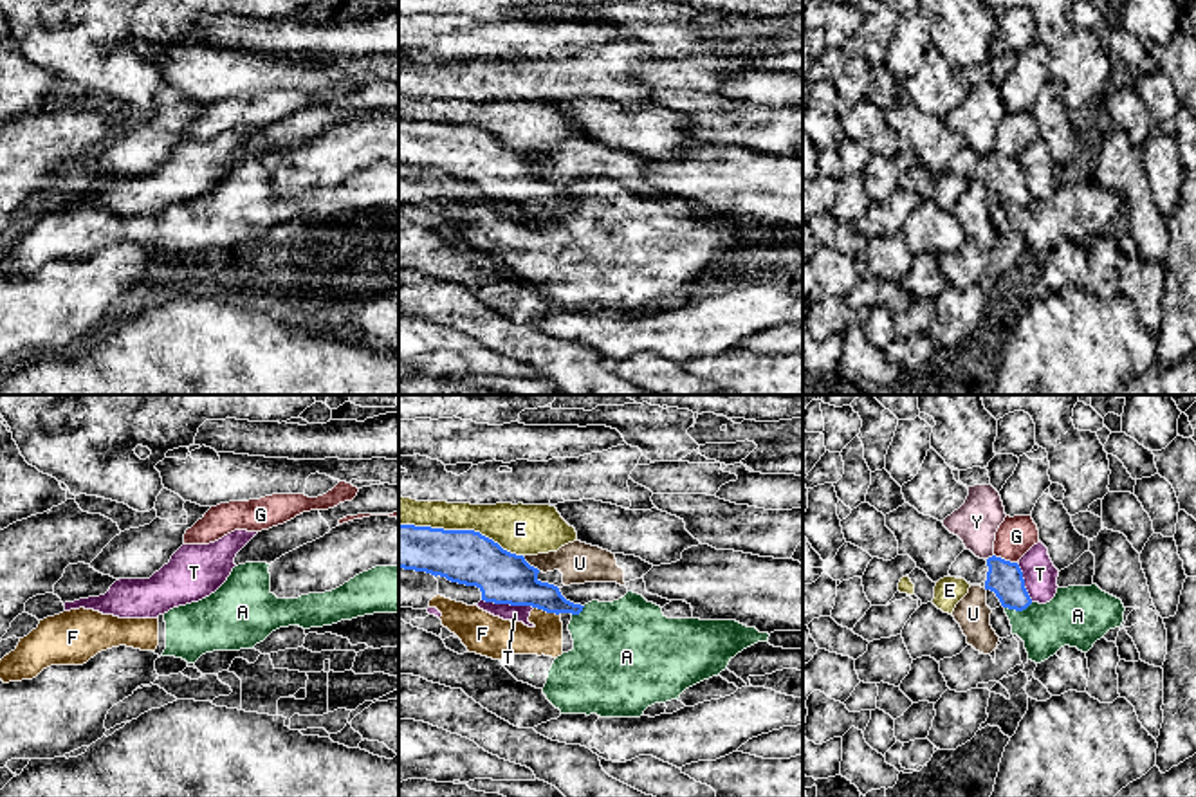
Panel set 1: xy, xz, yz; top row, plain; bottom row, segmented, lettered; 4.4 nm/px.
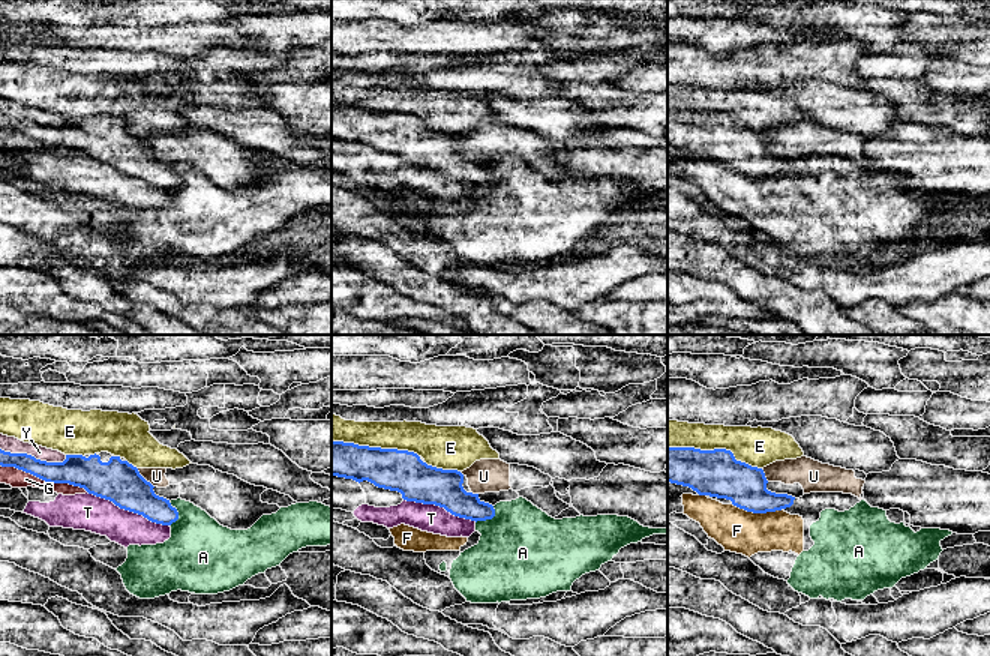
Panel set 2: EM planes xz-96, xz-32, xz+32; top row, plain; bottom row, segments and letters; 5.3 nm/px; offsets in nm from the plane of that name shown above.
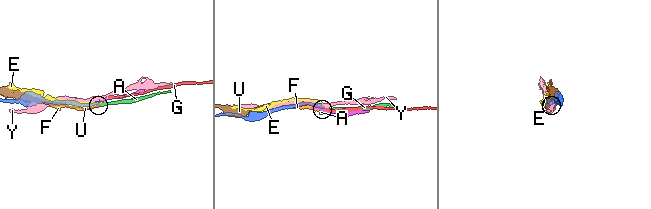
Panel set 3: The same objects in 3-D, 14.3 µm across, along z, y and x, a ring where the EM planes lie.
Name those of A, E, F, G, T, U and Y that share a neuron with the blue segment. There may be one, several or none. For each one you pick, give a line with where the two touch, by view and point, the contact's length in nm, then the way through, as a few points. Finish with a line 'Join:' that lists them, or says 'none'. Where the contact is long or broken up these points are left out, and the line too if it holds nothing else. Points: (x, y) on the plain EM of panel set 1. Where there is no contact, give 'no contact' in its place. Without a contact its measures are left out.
Join: none

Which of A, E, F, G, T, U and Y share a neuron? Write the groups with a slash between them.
A F / E / G / T / U / Y

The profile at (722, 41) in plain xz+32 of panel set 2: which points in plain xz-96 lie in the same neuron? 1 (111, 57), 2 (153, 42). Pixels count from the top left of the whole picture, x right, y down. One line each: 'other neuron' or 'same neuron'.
1: other neuron
2: same neuron

